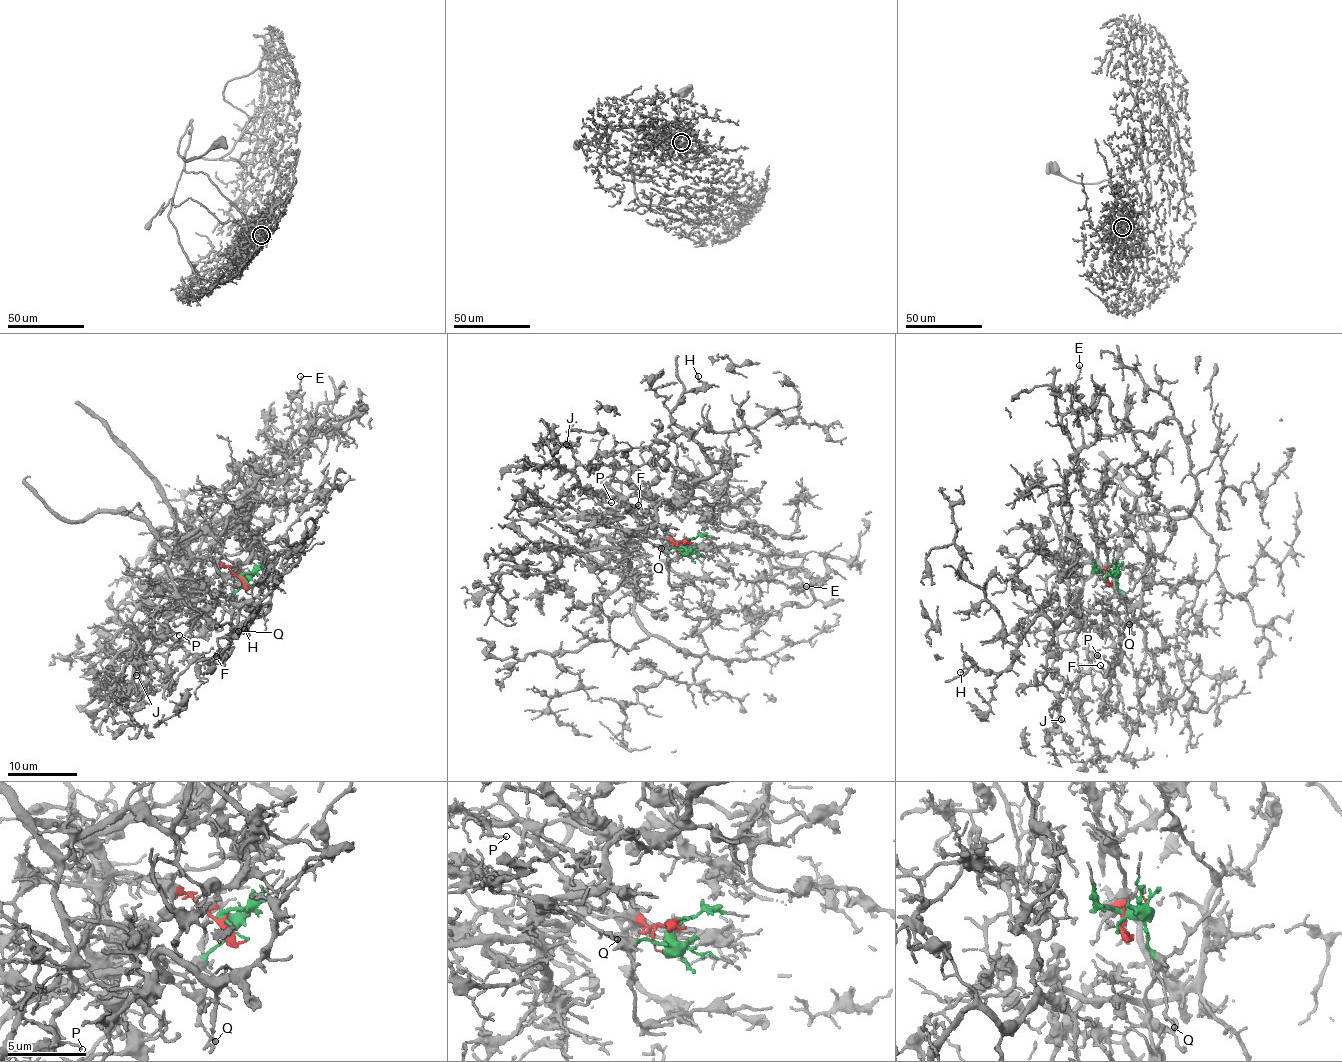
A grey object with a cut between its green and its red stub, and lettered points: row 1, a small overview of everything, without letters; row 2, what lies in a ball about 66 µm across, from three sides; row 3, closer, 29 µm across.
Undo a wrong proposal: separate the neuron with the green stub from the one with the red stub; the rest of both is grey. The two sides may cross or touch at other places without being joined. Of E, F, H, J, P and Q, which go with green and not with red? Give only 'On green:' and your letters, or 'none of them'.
On green: F, H, Q

